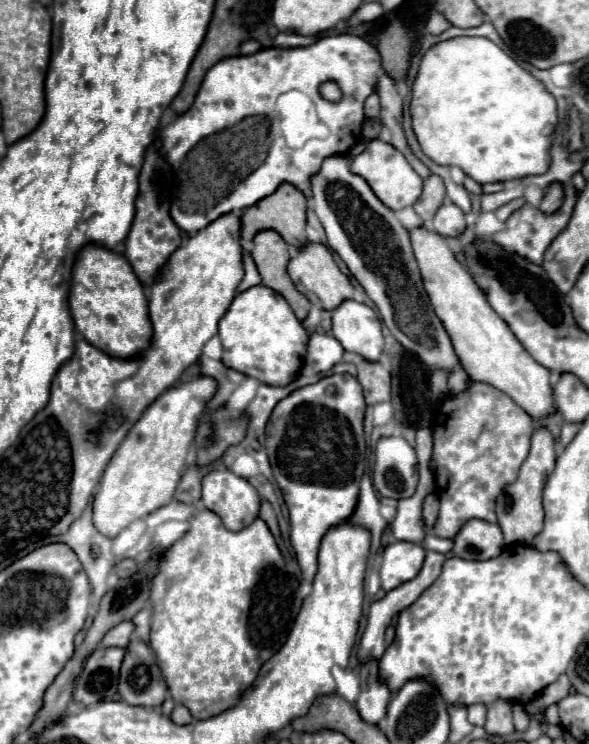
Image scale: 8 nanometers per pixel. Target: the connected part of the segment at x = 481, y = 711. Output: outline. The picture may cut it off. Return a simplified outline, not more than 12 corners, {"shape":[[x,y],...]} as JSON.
{"shape":[[468,707],[468,721],[472,725],[484,725],[486,707]]}

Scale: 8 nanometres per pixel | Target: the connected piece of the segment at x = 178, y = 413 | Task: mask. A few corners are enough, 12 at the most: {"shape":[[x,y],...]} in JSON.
{"shape":[[216,379],[172,385],[104,469],[94,525],[116,537],[170,503]]}

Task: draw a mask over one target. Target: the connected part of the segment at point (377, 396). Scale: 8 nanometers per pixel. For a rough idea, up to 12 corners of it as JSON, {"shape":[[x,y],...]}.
{"shape":[[362,361],[358,383],[368,405],[390,401],[390,369]]}

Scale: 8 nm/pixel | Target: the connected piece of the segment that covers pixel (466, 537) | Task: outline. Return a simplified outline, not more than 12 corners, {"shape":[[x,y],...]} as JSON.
{"shape":[[466,521],[452,541],[460,559],[492,559],[504,549],[500,527]]}

